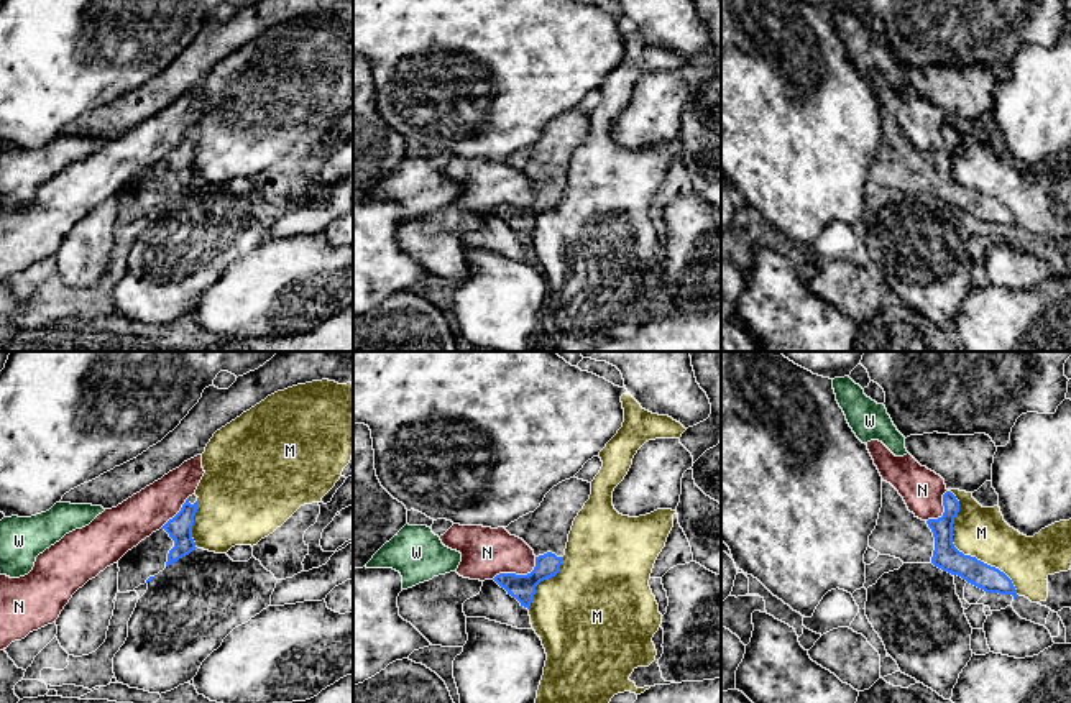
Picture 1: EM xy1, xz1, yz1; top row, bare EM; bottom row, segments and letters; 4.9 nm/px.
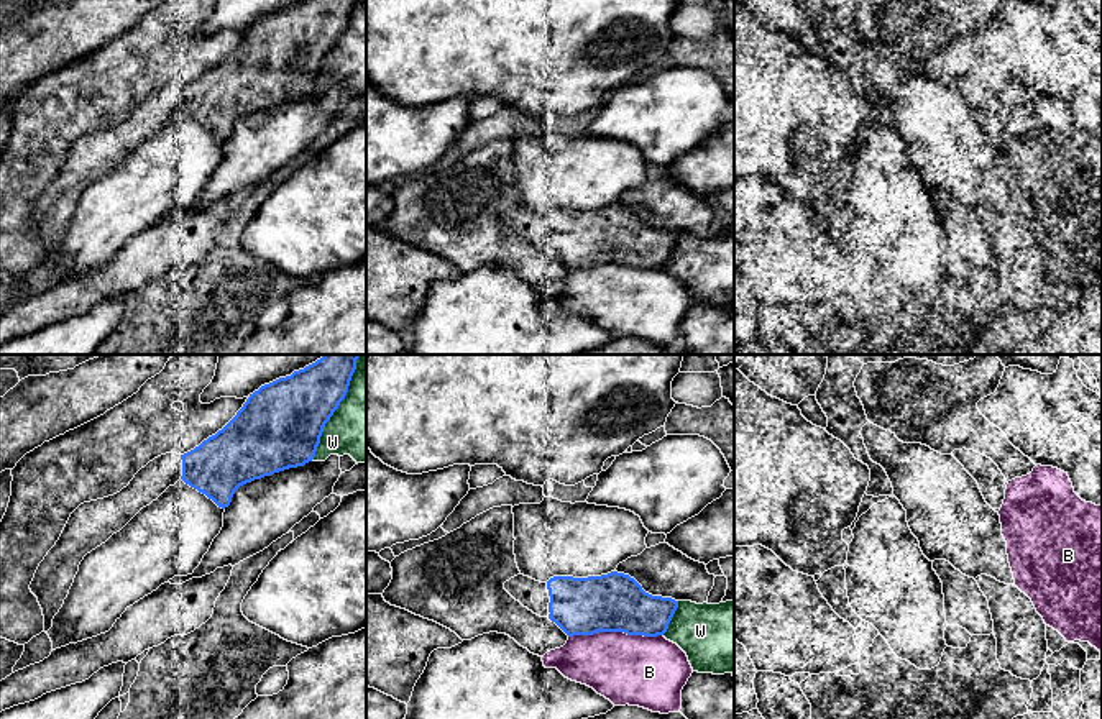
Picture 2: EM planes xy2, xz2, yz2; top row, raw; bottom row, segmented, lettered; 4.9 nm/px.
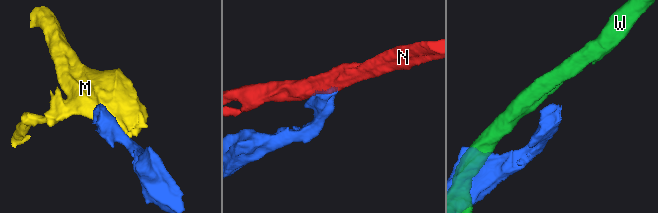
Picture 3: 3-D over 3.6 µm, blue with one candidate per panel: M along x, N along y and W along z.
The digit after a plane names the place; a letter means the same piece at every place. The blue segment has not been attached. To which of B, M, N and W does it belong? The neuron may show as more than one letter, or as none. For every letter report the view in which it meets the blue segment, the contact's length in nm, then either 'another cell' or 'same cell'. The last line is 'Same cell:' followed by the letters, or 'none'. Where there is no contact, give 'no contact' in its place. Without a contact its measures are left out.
B: meets blue in xz2; contact 460 nm long; another cell
M: meets blue in yz1; contact 600 nm long; another cell
N: meets blue in xz1; contact 240 nm long; another cell
W: meets blue in xy2; contact 500 nm long; another cell
Same cell: none

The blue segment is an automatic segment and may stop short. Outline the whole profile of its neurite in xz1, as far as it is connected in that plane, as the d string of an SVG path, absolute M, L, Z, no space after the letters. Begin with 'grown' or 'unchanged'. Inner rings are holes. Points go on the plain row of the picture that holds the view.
grown; M578 110L565 112L545 126L534 145L504 159L511 168L522 171L536 187L536 199L531 205L499 205L493 210L521 238L529 241L536 218L558 205L573 153L590 126L591 115Z

